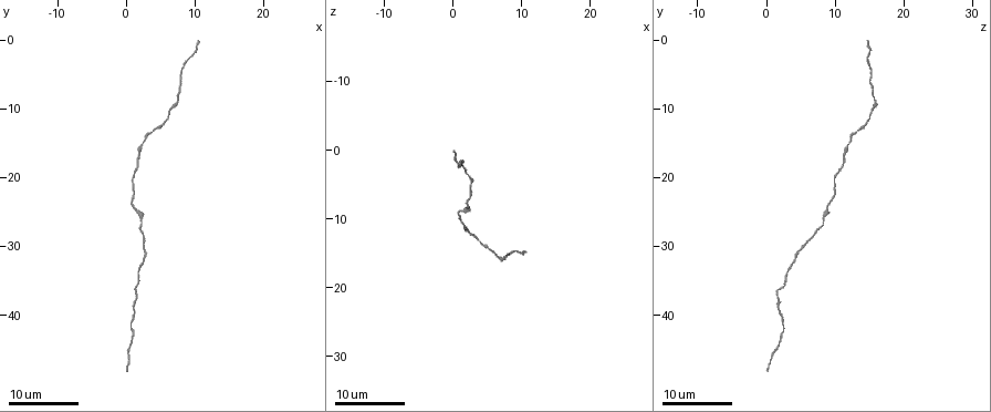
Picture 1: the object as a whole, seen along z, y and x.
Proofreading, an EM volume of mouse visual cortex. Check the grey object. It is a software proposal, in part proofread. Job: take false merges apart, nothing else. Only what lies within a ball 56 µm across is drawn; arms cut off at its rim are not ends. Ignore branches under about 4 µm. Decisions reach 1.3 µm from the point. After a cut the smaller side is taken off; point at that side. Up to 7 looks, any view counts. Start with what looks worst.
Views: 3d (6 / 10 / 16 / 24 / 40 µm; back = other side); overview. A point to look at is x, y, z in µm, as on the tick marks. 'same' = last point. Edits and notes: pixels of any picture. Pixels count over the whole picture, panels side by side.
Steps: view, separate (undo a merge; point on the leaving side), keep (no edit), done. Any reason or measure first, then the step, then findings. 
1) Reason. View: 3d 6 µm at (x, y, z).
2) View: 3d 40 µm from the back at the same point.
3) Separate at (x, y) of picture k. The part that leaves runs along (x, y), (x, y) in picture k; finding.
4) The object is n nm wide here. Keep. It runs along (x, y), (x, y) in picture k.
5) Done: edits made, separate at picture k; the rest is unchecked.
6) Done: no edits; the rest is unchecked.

Thick turns thin. View: 3d 16 µm at (2.5, 32.0, 4.0).

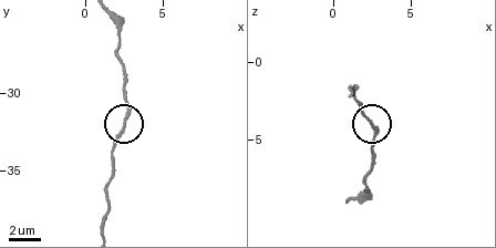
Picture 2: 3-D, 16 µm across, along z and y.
View: 3d 10 µm at (2.2, 32.4, 4.0).

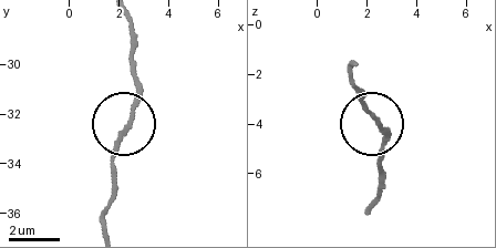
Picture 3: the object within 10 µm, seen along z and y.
Other side. View: 3d 10 µm from the back at (2.4, 32.3, 3.9).

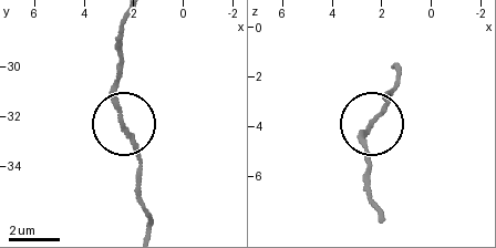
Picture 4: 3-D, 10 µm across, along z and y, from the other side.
The object is 160 nm wide here. Keep. It runs along (126, 18), (113, 100), (138, 174) in picture 4; continuous, no second neuron.

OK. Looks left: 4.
Sudden change in width. View: 3d 24 µm at (2.0, 26.0, 8.0).

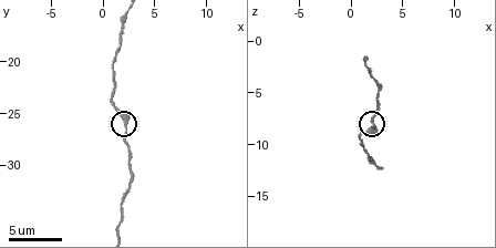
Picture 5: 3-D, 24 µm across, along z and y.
View: 3d 6 µm at the same point.

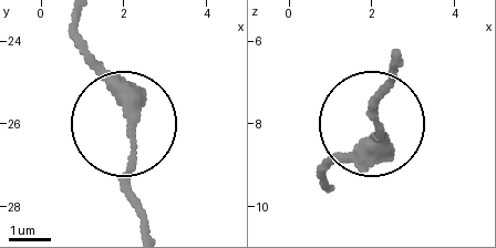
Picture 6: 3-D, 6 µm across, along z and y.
3 arms meet here. Keep. It runs along (72, 31), (122, 112), (136, 155), (136, 215) in picture 6; all the same neuron.

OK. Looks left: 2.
View: 3d 16 µm at (2.5, 15.0, 12.5).

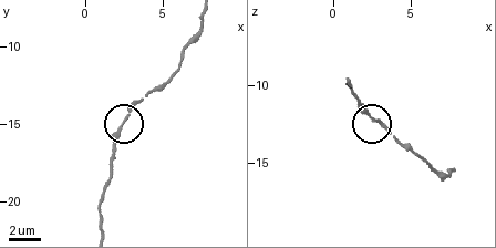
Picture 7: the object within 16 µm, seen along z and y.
Closer look. View: 3d 6 µm at (2.4, 14.8, 12.2).

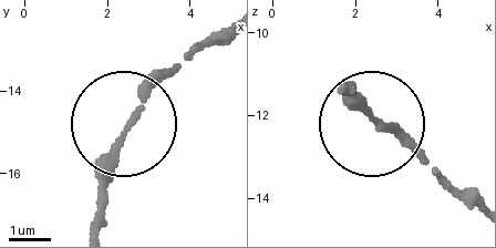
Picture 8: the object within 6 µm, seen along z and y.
Keep. It runs along (99, 226), (102, 163), (141, 99), (190, 50) in picture 8; continuous, no second neuron.

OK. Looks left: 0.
Done: no edits; the rest is unchecked.

